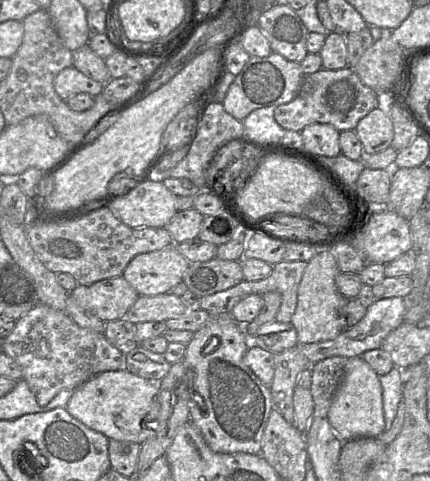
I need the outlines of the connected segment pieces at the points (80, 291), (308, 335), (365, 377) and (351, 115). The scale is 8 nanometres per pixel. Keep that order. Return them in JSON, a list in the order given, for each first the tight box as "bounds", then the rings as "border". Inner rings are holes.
[{"bounds":[68,275,139,322],"border":[[[120,275],[94,284],[79,285],[68,292],[77,304],[96,315],[103,322],[124,319],[139,295]]]},{"bounds":[290,249,347,344],"border":[[[328,249],[319,250],[307,263],[297,290],[297,305],[290,323],[296,330],[298,344],[332,340],[347,328],[345,297],[336,287],[336,277],[340,270]]]},{"bounds":[328,357,385,441],"border":[[[362,357],[348,358],[343,380],[328,411],[328,420],[334,432],[343,441],[359,437],[377,437],[384,432],[385,420],[379,376]]]},{"bounds":[274,66,379,132],"border":[[[348,66],[306,75],[297,96],[289,103],[275,107],[274,118],[285,130],[301,132],[313,123],[333,125],[338,131],[354,130],[360,119],[379,107],[379,94],[366,86]]]}]

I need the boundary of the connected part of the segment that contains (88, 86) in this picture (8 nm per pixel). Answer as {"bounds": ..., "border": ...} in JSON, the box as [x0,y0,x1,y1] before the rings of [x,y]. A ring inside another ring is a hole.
{"bounds":[54,66,104,101],"border":[[[74,66],[61,70],[54,80],[55,91],[65,101],[81,92],[95,97],[102,93],[104,84],[88,78]]]}

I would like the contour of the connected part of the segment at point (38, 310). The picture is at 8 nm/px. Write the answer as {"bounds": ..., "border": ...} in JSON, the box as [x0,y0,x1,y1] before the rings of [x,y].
{"bounds":[2,304,125,406],"border":[[[45,304],[36,305],[16,320],[2,348],[20,366],[22,379],[40,406],[46,406],[60,391],[75,390],[100,373],[125,370],[125,354],[112,346],[103,333],[81,328],[65,311]]]}

